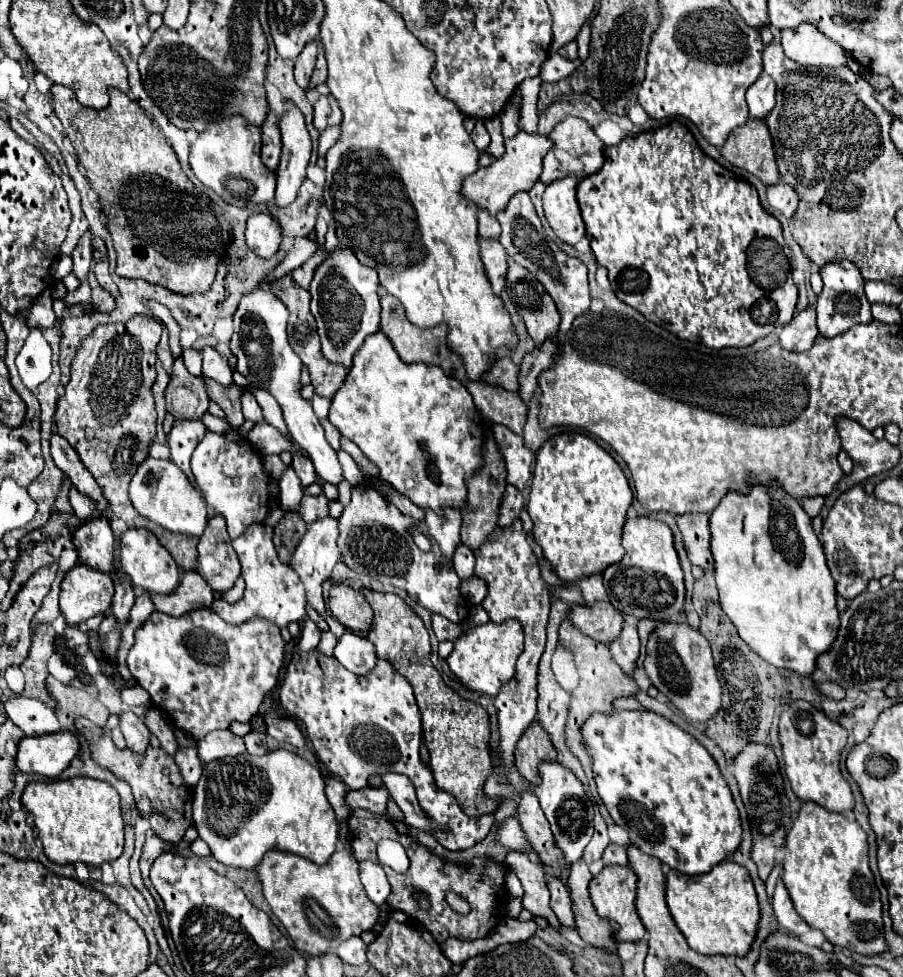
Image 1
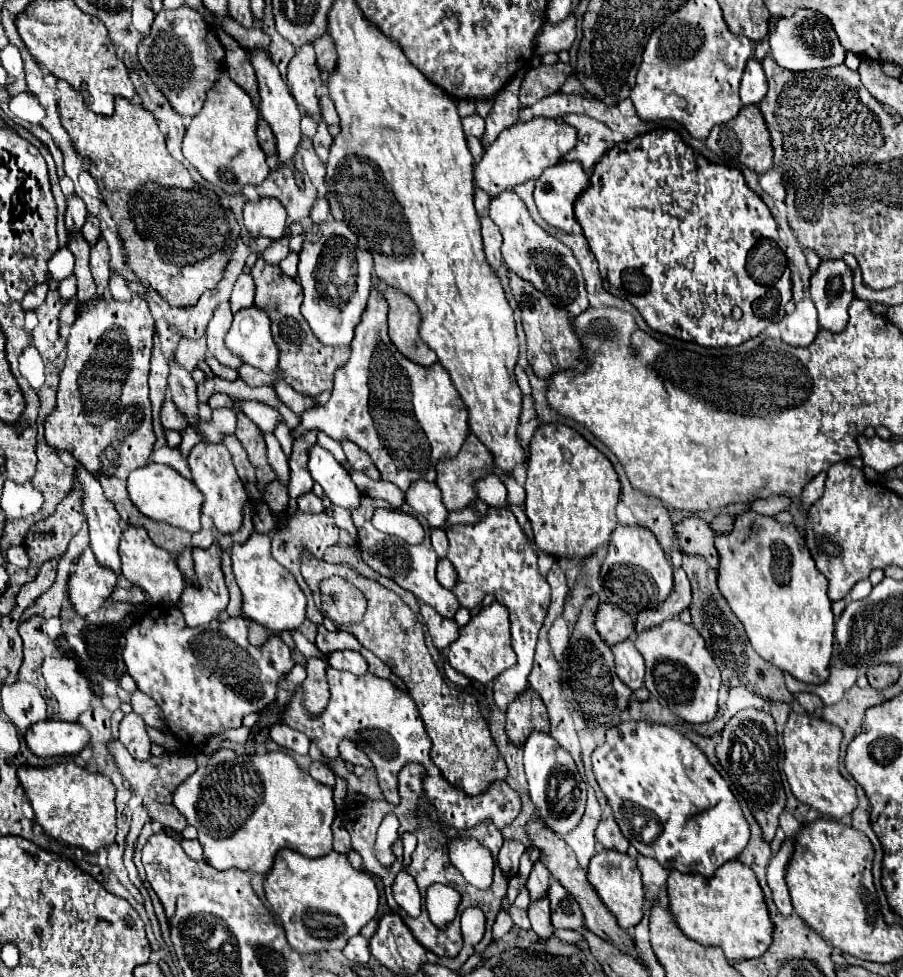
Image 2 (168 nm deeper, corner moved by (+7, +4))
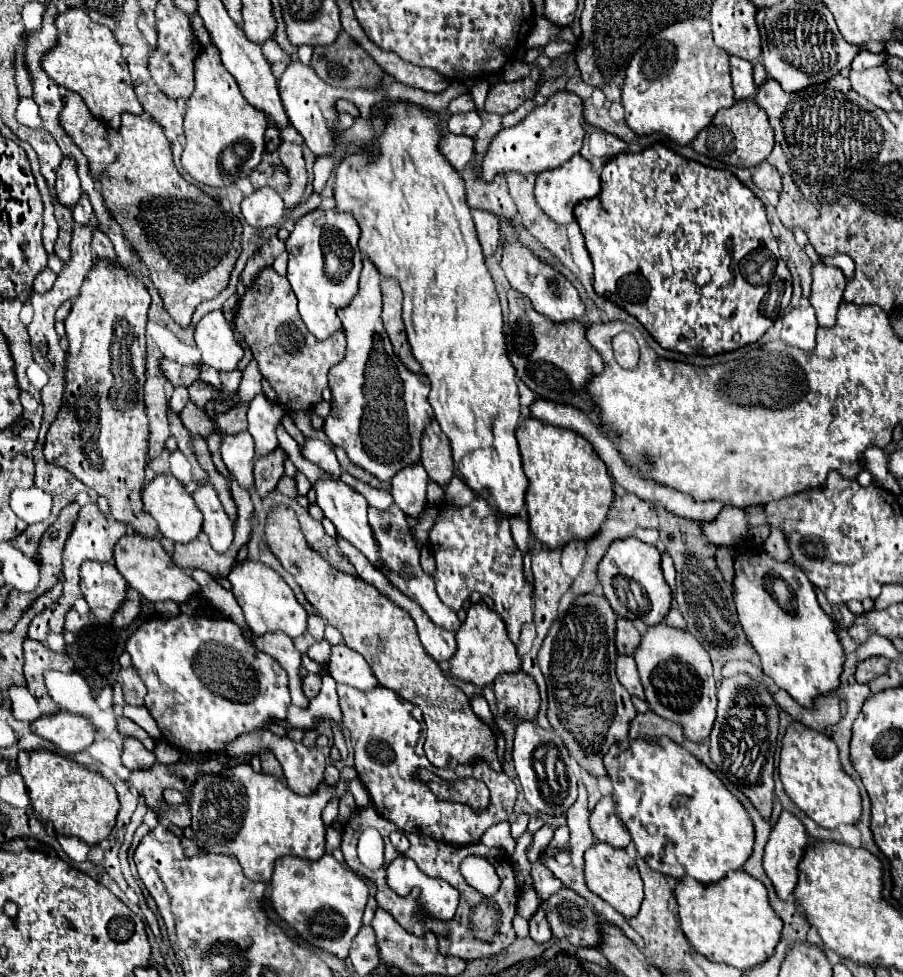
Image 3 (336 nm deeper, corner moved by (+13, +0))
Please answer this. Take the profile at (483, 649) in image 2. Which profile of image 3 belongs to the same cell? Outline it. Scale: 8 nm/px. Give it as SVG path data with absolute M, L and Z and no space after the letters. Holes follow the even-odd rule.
M476 602L468 608L466 620L456 632L456 642L458 642L458 650L450 658L450 674L458 680L472 682L480 688L486 688L494 684L494 678L498 674L520 670L522 660L516 654L516 646L508 636L506 624L492 608L486 606L486 602Z

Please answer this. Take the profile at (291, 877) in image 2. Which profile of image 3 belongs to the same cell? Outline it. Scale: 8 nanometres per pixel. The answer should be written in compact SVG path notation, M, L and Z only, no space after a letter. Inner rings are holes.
M326 854L316 862L284 856L276 860L270 882L270 902L278 916L288 926L296 928L304 940L338 956L340 960L346 960L350 942L362 926L362 914L368 902L368 886L356 872L342 866L332 854Z

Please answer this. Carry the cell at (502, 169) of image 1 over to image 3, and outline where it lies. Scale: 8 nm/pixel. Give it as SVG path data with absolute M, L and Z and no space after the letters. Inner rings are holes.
M556 92L542 106L536 106L522 122L508 130L500 130L490 144L482 164L482 174L492 180L500 172L534 172L556 168L580 152L584 140L582 98L574 92Z

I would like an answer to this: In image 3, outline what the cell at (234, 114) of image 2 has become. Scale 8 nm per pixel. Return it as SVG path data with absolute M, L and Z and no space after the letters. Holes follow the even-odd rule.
M214 44L202 46L202 52L194 60L194 78L196 88L192 96L186 100L186 114L184 114L184 134L186 134L186 146L182 152L182 166L186 172L196 178L198 182L204 182L208 186L228 186L234 184L240 176L248 176L260 162L266 146L264 146L264 132L268 128L268 116L246 102L246 98L240 94L240 88L232 74L222 66L220 52Z

